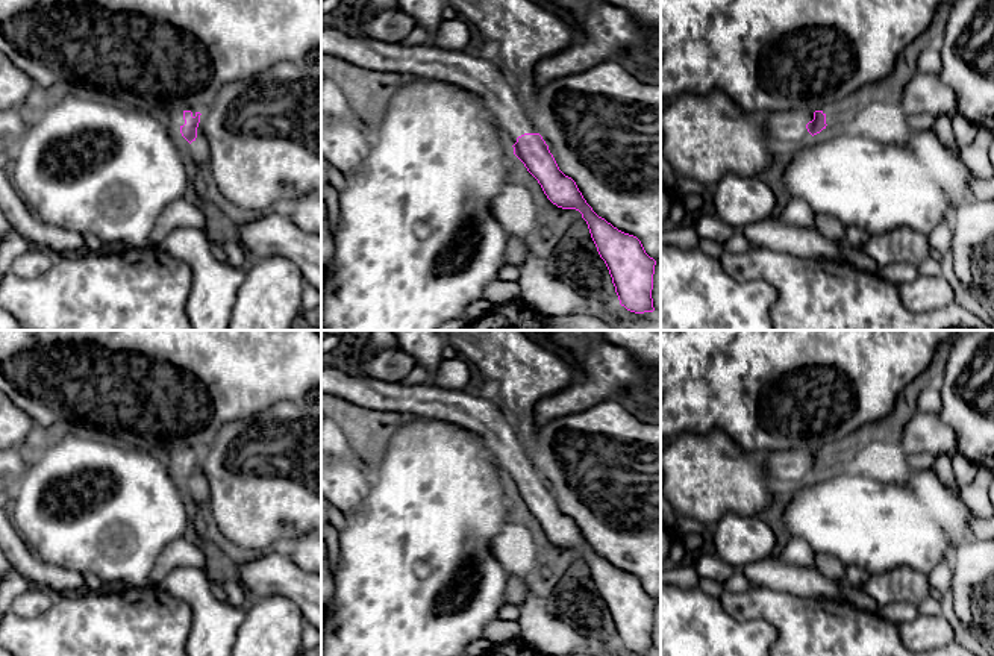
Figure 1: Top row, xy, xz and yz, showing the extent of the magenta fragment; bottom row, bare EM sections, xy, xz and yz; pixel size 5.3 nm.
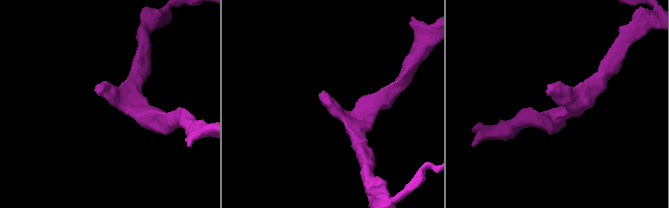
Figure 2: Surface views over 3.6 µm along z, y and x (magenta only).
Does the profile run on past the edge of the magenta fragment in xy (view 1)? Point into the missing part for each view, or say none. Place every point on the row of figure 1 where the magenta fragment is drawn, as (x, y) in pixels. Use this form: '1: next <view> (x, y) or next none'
1: next xy (173, 120)

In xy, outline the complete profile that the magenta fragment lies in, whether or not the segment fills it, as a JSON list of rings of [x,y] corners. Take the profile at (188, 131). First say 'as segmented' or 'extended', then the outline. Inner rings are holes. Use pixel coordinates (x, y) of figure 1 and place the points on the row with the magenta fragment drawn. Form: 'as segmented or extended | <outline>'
extended | [[[171,111],[162,114],[170,136],[180,145],[189,145],[197,138],[200,112],[195,111]]]

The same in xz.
extended | [[[321,29],[321,53],[374,71],[397,71],[450,82],[479,95],[514,147],[514,155],[538,180],[547,198],[558,208],[582,214],[609,270],[620,305],[635,314],[655,311],[652,289],[656,261],[645,253],[636,236],[599,217],[576,182],[559,170],[549,145],[508,82],[505,70],[491,53],[444,50],[429,42],[405,45],[368,36],[350,38],[335,29]]]

